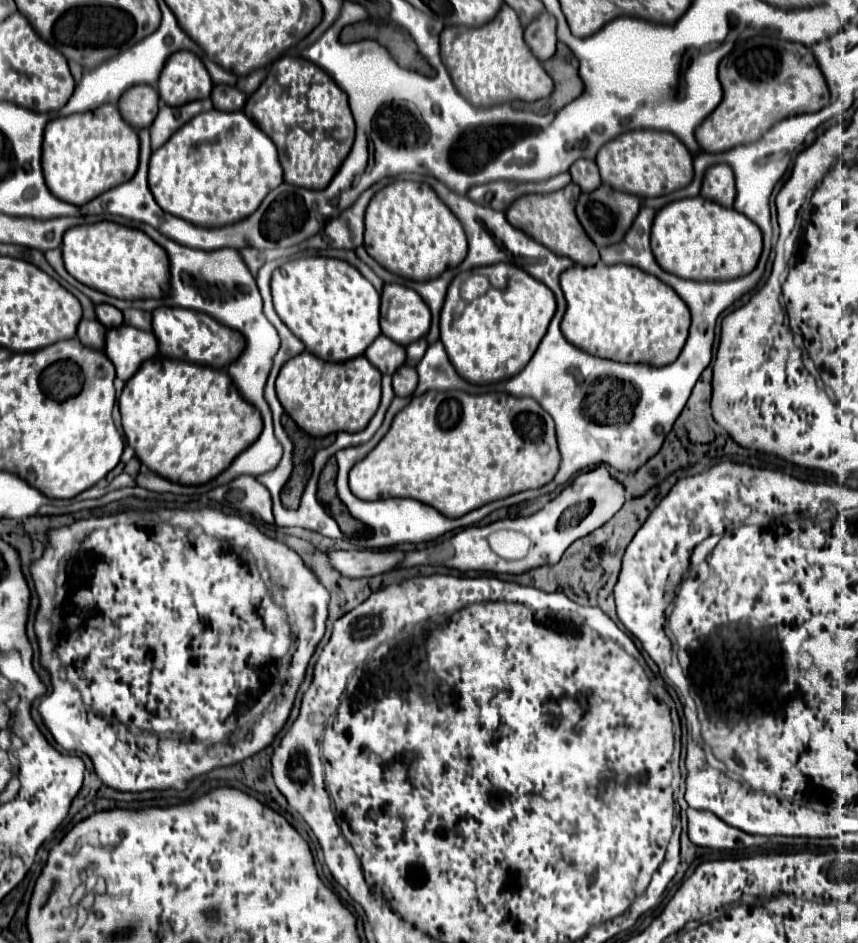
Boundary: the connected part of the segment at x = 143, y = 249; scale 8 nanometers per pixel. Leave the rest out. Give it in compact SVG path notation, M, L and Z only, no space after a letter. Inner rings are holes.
M99 221L69 229L63 241L65 269L83 285L117 299L163 299L171 293L169 257L165 249L139 229Z

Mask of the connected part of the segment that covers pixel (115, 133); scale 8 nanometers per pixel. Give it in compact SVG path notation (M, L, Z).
M115 105L51 119L43 135L43 177L49 191L71 205L85 205L101 193L129 181L139 163L139 137L131 125L121 121Z

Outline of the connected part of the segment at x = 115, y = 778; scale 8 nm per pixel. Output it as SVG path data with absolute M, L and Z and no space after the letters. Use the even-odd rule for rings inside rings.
M221 508L156 509L153 511L129 509L125 513L117 513L117 515L77 520L71 524L71 527L61 527L61 529L55 529L49 533L49 547L45 549L43 559L35 561L30 566L30 572L33 573L35 589L40 599L39 612L36 613L34 622L40 648L40 663L50 673L53 687L53 693L47 695L47 699L43 699L43 703L39 705L39 713L45 721L47 729L53 733L55 741L61 747L65 747L71 753L89 755L101 781L107 787L113 787L119 791L145 791L145 789L169 789L169 787L185 789L185 783L191 777L208 773L214 768L227 767L241 762L257 751L261 751L263 747L267 747L273 741L275 733L285 725L291 705L293 705L293 699L295 699L295 693L297 693L297 687L301 685L301 681L305 677L307 661L311 659L315 645L321 641L321 637L325 633L327 599L330 599L330 593L323 589L323 585L317 581L313 571L309 567L305 567L301 557L295 551L291 551L287 545L265 537L253 522L245 520L240 515L227 515ZM57 569L59 569L59 577L55 579ZM59 579L61 579L61 587L63 587L63 599L59 599L59 605L63 607L61 615L63 615L65 627L59 633L59 645L57 645L56 653L49 633L51 625L48 624L56 608L55 589L57 587L57 595L59 595ZM257 669L263 676L262 679L267 679L268 682L261 682L267 686L265 695L261 695L257 699L257 703L253 705L255 721L247 730L240 728L238 723L239 725L247 725L249 717L239 719L239 711L241 711L241 705L247 703L249 695L255 695L261 687ZM270 703L275 703L275 709L271 713L269 711L263 713ZM175 733L179 733L181 737L177 737L177 739L171 737Z

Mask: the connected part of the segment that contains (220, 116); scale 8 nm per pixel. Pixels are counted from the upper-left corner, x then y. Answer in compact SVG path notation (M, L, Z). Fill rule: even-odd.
M205 111L185 123L163 147L153 151L149 163L149 189L159 203L159 207L175 217L181 217L199 227L221 227L231 225L249 217L265 199L265 195L283 183L283 169L277 159L277 149L273 141L245 117L243 111L225 113L225 111ZM265 151L265 157L259 163L259 153Z

